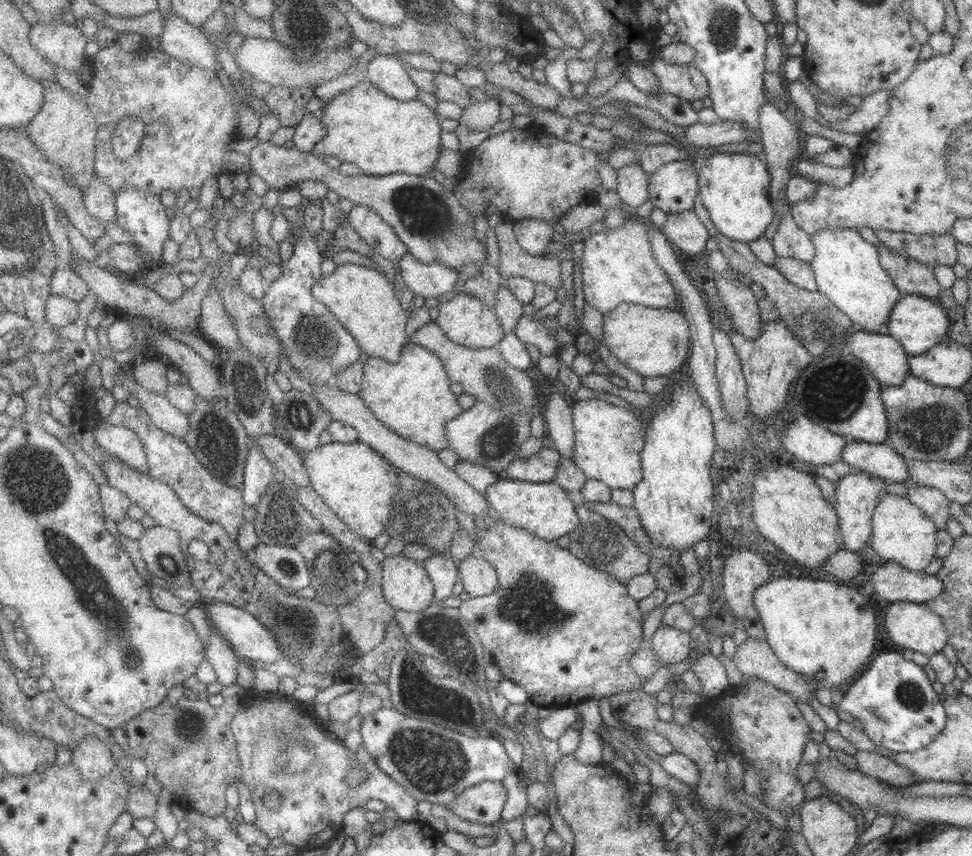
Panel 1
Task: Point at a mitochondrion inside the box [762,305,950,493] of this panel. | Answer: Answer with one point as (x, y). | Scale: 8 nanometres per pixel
(846, 388)

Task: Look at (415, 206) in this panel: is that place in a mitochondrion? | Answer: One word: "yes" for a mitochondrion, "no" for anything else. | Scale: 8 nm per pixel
yes

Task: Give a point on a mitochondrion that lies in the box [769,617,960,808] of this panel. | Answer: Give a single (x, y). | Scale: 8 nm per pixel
(911, 694)

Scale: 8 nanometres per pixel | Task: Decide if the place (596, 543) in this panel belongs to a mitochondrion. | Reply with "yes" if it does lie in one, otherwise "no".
yes

